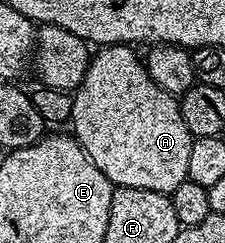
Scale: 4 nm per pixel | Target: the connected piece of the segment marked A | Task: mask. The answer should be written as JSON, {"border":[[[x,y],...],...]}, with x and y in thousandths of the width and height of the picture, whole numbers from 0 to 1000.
{"border":[[[462,185],[431,210],[444,214],[396,239],[382,317],[364,317],[364,350],[329,379],[316,551],[356,584],[400,663],[418,663],[516,770],[733,794],[791,778],[836,728],[827,679],[844,667],[844,597],[862,568],[844,531],[827,531],[827,498],[809,498],[796,403],[738,383],[738,366],[667,317],[644,247],[627,230],[618,243],[582,189]]]}

